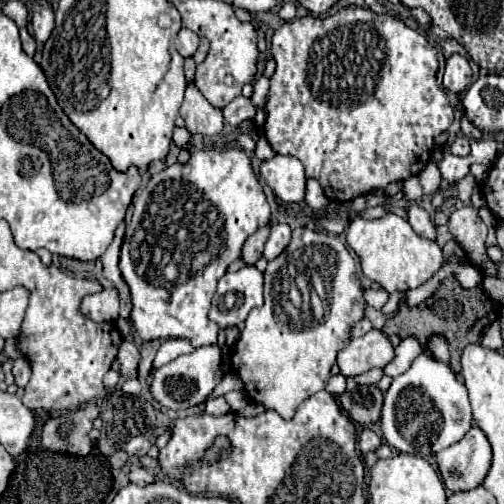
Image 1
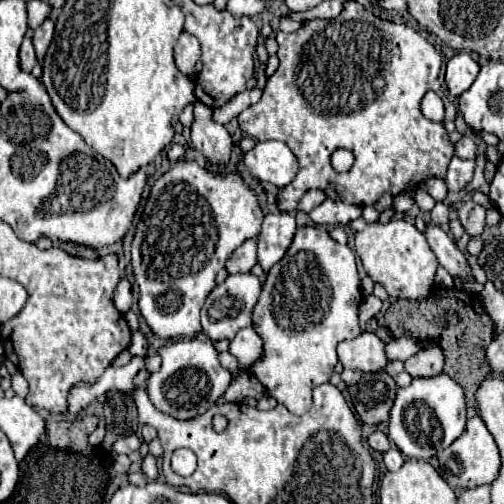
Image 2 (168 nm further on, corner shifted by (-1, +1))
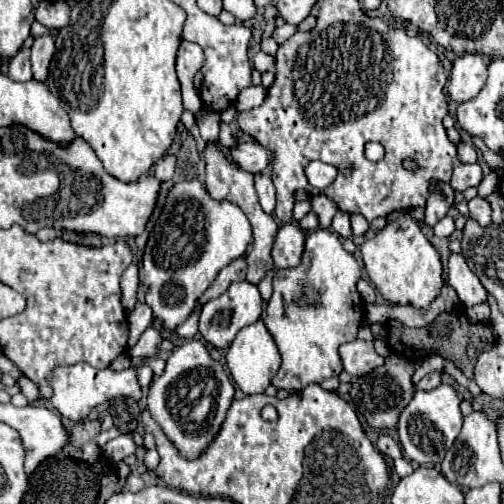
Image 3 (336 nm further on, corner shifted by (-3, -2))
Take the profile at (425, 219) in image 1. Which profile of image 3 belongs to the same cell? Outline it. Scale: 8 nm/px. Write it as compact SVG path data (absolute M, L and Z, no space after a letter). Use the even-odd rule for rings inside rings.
M451 253L447 263L447 283L457 291L461 303L465 307L473 307L477 303L487 301L487 291L481 285L479 277L469 269L465 257L461 253Z

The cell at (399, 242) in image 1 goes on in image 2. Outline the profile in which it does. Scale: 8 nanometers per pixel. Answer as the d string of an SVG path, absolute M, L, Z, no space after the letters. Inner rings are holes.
M363 218L349 222L355 232L355 252L363 262L363 268L371 276L373 282L381 284L389 296L407 298L407 300L423 300L431 294L435 270L439 266L433 250L429 248L425 236L407 220L397 218L387 224L375 222L367 224Z

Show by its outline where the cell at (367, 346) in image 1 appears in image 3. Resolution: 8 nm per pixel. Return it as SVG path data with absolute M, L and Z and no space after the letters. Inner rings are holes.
M355 339L351 343L343 343L339 347L339 355L343 359L343 367L351 377L367 375L369 371L381 367L385 363L383 357L377 355L373 341Z

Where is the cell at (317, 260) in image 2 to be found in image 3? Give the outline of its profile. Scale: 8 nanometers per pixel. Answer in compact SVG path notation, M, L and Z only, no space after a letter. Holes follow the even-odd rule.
M315 229L307 233L305 253L299 267L285 269L279 277L279 271L273 281L273 297L267 303L263 313L263 323L275 339L275 345L281 353L281 367L275 373L271 385L275 389L285 389L289 393L301 393L311 383L323 383L329 377L337 377L343 371L341 357L337 353L339 345L357 339L357 329L363 323L363 299L357 291L357 281L361 279L361 267L357 259L347 253L331 229Z

